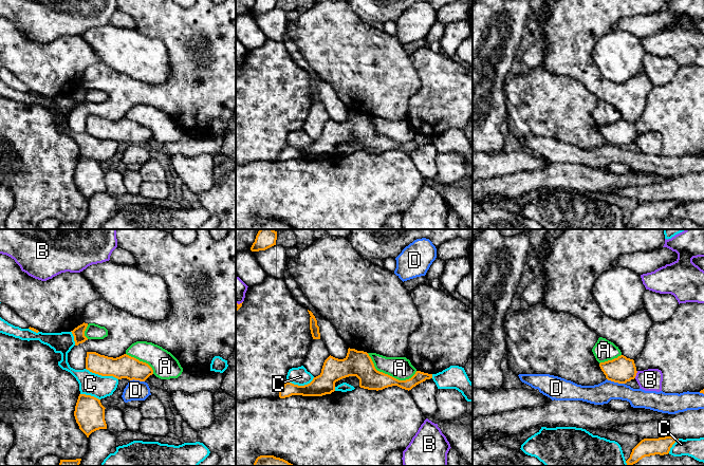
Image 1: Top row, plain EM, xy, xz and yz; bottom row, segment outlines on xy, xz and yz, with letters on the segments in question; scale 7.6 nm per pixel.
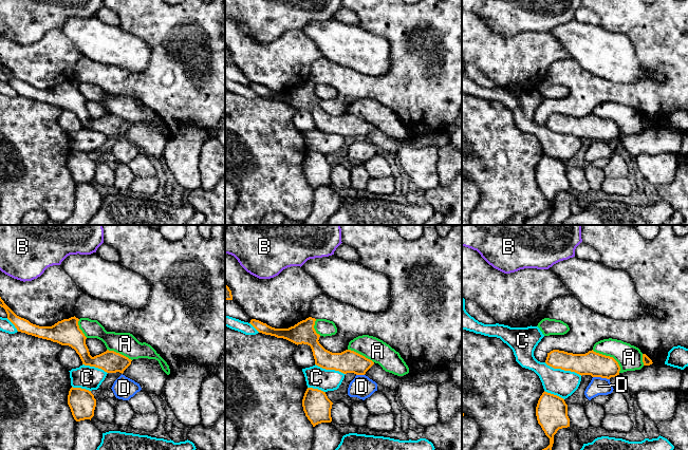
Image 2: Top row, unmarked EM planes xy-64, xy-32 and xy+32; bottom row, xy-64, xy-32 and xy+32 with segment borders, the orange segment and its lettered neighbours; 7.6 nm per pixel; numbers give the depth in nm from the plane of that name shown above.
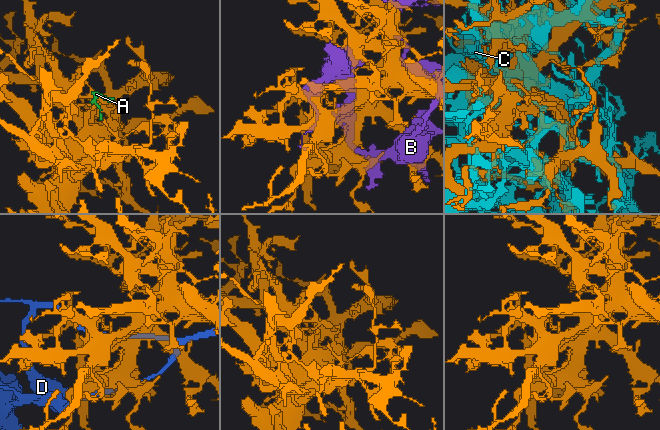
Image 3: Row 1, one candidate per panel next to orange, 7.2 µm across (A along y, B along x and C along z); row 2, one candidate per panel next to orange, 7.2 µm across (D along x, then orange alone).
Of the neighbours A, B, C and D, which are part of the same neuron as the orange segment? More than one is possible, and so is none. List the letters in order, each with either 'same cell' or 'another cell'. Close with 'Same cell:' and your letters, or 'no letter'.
A: another cell
B: another cell
C: another cell
D: another cell
Same cell: no letter

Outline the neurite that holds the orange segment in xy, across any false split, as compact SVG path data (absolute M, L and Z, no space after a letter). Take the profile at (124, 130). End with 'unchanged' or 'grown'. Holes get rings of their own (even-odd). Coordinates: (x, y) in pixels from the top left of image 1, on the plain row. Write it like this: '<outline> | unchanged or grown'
M87 115L86 132L101 139L140 145L145 145L153 137L153 133L148 127L127 117L113 122L96 115Z | unchanged

